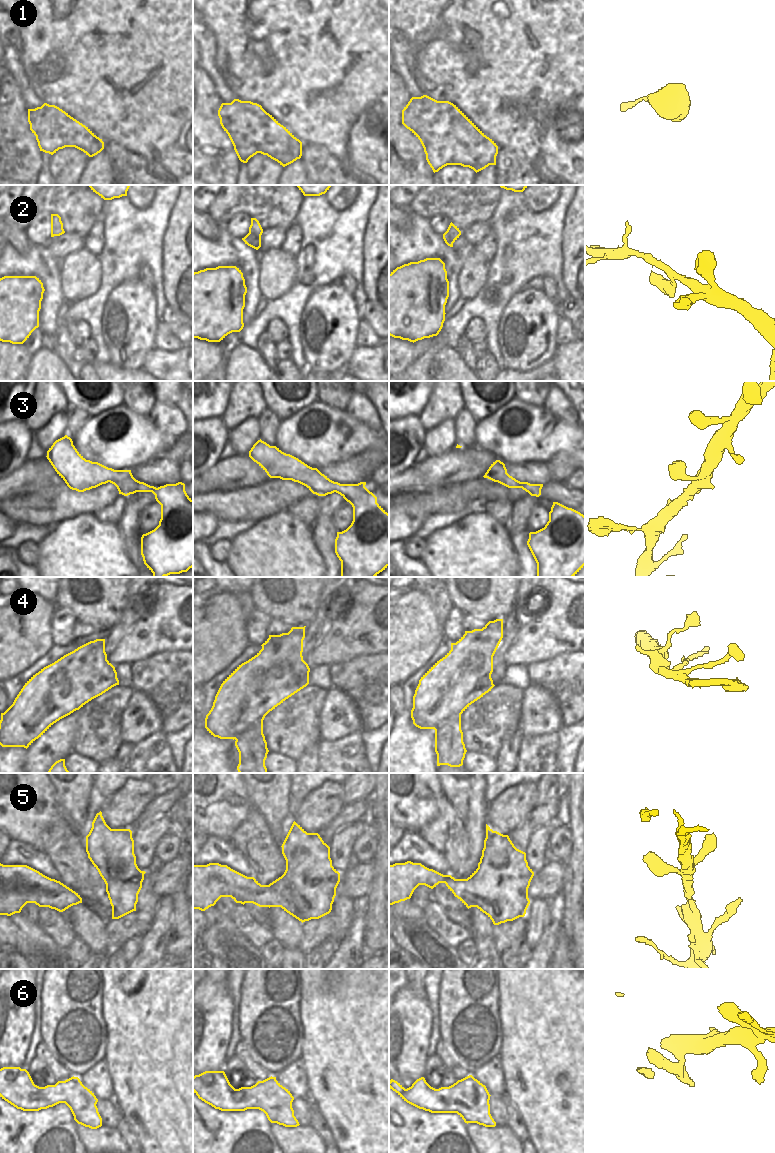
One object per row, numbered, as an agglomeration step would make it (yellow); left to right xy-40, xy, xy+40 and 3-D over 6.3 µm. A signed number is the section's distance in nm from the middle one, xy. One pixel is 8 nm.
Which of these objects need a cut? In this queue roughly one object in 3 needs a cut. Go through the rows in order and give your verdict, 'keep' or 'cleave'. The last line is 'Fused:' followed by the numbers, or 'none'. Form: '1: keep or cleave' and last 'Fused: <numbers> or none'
1: cleave
2: keep
3: keep
4: keep
5: keep
6: keep
Fused: 1

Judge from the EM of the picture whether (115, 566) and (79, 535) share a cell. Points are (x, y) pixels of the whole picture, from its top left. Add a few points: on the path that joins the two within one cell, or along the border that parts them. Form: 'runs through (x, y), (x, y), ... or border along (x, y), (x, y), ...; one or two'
runs through (106, 562), (88, 544); one

